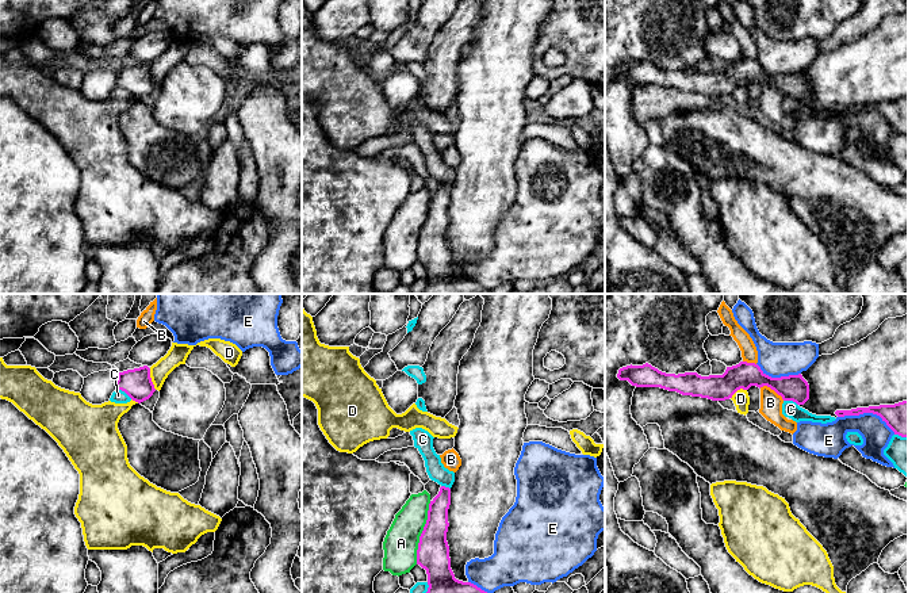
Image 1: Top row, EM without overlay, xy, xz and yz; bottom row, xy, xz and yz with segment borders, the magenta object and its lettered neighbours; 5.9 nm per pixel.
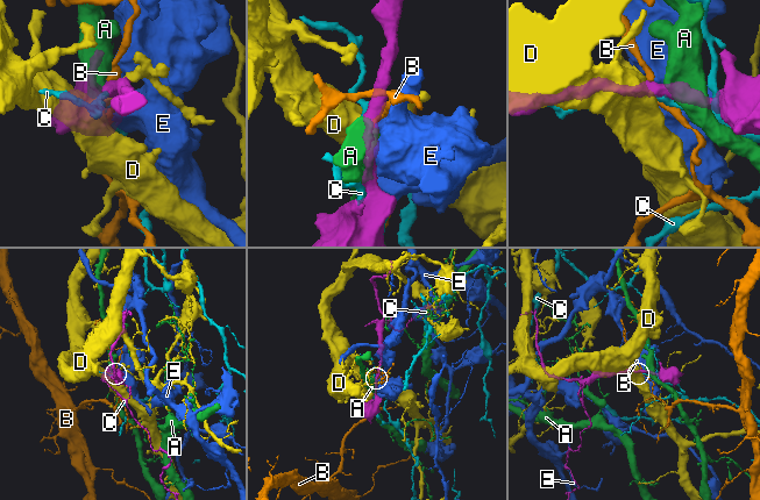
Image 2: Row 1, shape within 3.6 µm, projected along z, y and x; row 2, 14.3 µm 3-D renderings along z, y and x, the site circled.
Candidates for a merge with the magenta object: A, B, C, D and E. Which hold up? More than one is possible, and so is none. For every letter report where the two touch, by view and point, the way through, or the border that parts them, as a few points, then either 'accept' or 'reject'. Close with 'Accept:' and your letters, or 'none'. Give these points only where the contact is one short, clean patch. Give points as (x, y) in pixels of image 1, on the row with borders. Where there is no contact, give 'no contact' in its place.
A: meets magenta in xz at (422, 532); reject
B: meets magenta in yz at (772, 389); border along yz (759, 387), (769, 386), (784, 400); reject
C: meets magenta in xy at (125, 391); reject
D: meets magenta in xy at (150, 379); border along xy (149, 368), (149, 377), (156, 389); reject
E: meets magenta in yz at (868, 412); reject
Accept: none

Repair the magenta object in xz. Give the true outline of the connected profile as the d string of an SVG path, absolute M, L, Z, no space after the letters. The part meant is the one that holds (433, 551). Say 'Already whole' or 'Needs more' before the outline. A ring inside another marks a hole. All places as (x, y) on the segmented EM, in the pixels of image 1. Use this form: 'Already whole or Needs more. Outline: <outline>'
Already whole. Outline: M441 486L429 504L428 520L419 536L417 565L426 570L426 593L487 593L471 582L455 578L447 542L449 505L451 489Z

